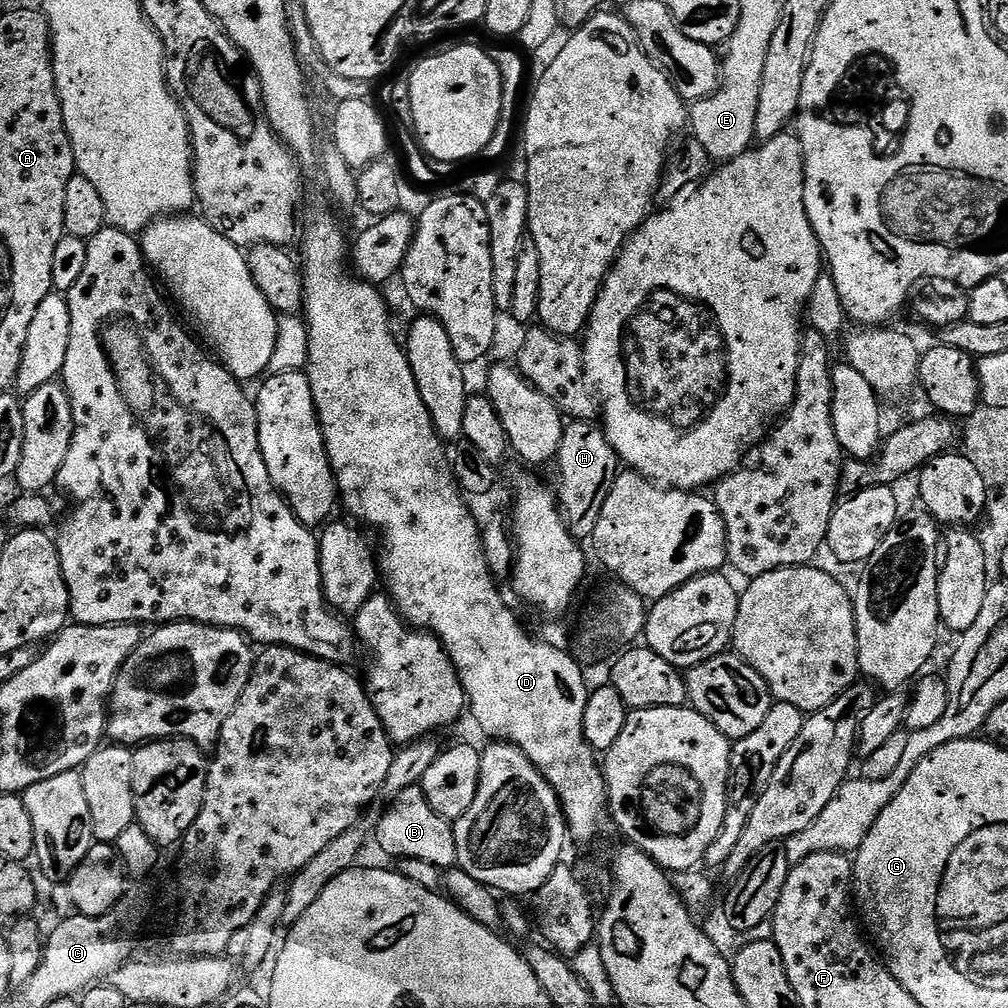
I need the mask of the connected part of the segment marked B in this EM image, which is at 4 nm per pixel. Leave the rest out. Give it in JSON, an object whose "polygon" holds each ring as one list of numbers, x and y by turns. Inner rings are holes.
{"polygon":[[413,786,391,797,388,809,380,816,376,824,374,839,379,846,397,861,406,858,422,858,422,862,434,862,441,870,447,870,456,864,456,847,452,824,442,818,426,798,423,787]]}

